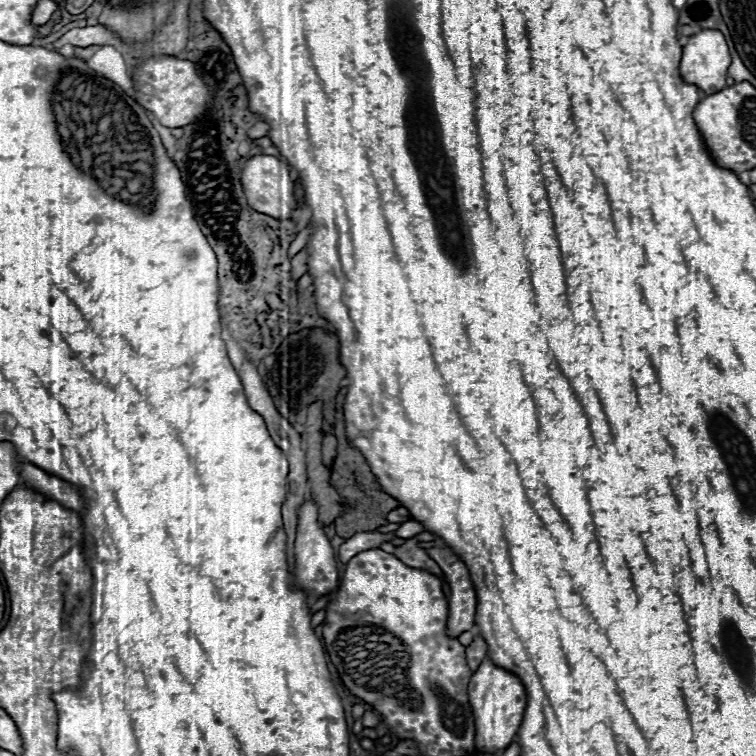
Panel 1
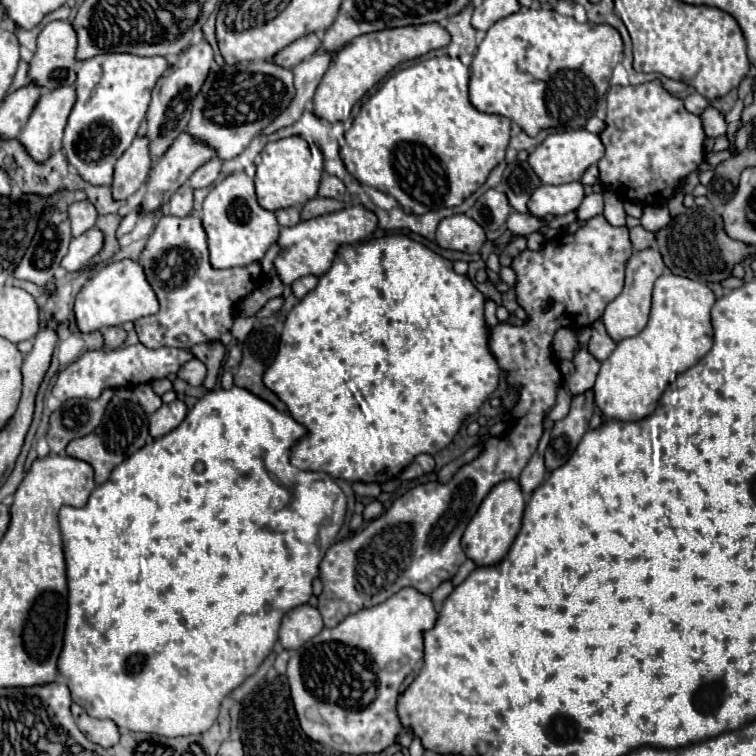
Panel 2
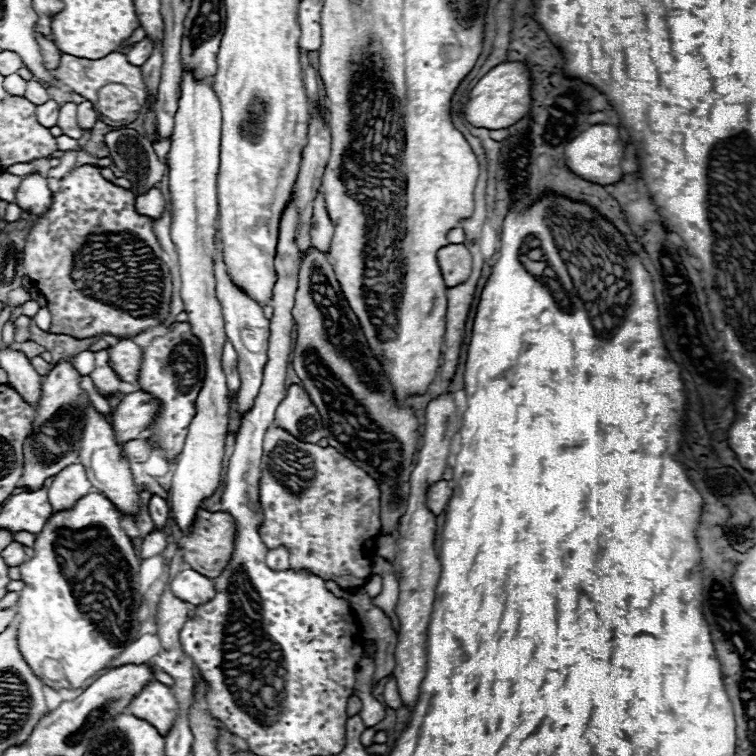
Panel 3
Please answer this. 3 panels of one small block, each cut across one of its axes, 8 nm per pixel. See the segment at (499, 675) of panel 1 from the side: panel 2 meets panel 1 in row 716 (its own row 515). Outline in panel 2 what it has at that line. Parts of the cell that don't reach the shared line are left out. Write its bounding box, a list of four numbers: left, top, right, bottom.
[462,480,526,566]

